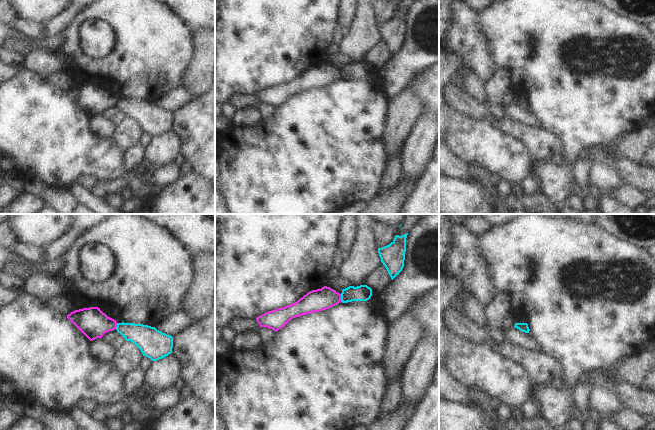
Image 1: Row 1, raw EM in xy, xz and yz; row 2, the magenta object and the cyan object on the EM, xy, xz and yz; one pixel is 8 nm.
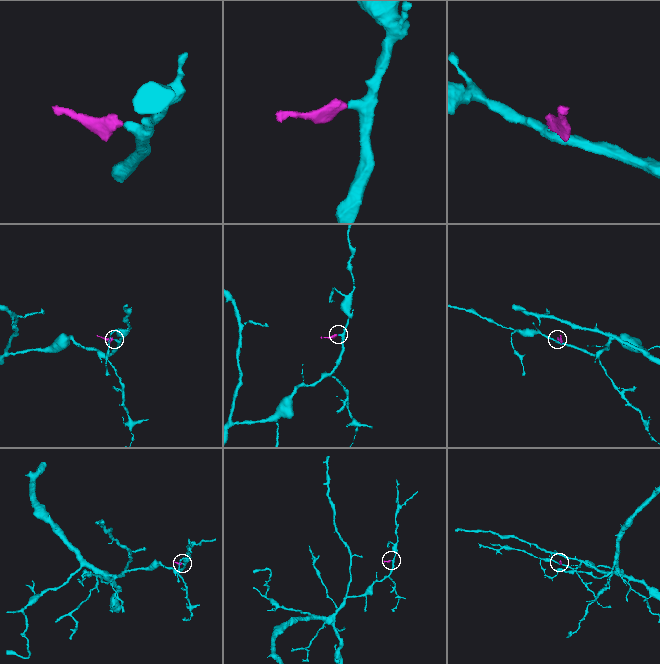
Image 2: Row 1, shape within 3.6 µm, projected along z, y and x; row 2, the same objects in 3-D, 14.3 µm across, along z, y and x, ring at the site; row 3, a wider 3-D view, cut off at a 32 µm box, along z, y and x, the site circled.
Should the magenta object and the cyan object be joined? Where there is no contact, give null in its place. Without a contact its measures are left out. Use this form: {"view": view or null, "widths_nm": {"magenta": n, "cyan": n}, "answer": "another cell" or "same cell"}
{"view": "xz", "widths_nm": {"magenta": 180, "cyan": 130}, "answer": "another cell"}

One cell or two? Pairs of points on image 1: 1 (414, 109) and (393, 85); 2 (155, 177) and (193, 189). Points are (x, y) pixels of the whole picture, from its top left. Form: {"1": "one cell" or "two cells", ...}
{"1": "two cells", "2": "two cells"}

